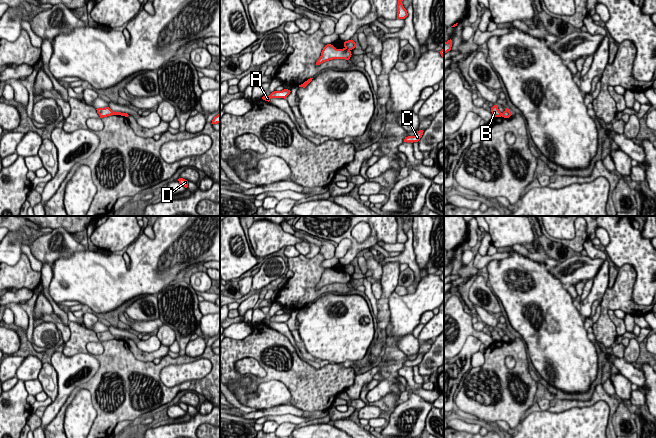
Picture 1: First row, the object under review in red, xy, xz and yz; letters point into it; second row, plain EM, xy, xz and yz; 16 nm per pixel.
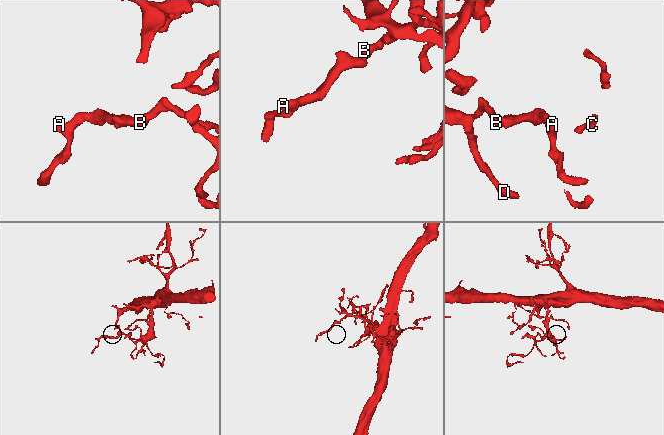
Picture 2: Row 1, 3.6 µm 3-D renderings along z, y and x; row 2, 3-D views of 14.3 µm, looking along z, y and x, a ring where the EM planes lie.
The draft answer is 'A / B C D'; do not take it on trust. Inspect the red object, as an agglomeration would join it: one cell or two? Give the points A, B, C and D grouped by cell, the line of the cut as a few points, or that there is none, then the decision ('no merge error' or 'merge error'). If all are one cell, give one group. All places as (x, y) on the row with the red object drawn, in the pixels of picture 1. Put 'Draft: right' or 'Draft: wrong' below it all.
groups A / B C D; cut xz (344, 48), (349, 50); merge error
Draft: right

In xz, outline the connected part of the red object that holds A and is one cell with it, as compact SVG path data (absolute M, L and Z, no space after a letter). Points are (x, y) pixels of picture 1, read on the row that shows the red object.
M284 89L282 91L274 91L272 92L269 96L264 95L262 97L263 100L265 101L270 101L272 98L284 98L286 99L286 97L290 94L290 90L288 89Z

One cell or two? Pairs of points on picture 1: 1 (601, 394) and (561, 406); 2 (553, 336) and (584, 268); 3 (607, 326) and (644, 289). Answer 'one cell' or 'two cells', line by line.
1: one cell
2: two cells
3: two cells

